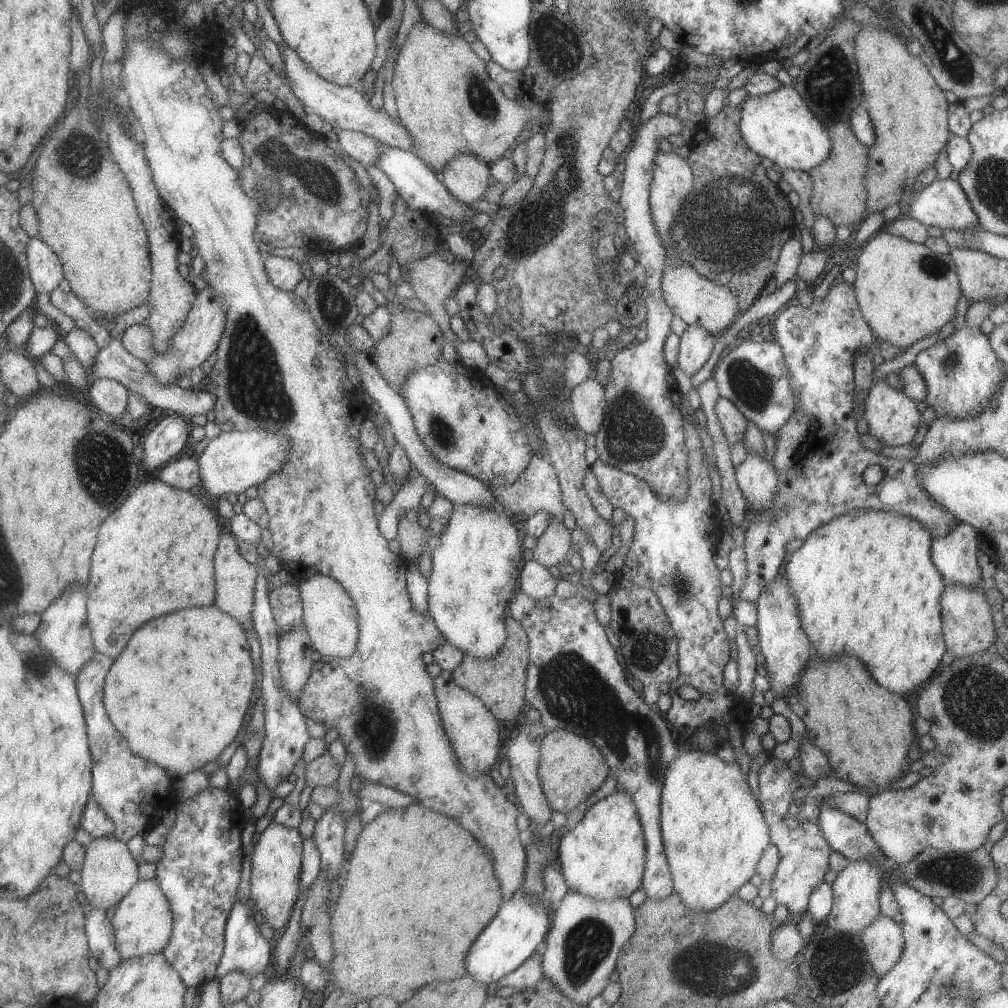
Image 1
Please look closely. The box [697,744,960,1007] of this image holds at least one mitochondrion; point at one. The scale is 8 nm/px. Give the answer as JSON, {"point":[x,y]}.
{"point":[742,971]}

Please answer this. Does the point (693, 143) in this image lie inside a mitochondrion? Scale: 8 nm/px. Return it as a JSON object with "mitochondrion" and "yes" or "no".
{"mitochondrion":"no"}

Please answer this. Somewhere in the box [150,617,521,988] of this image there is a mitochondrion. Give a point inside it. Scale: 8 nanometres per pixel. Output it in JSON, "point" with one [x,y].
{"point":[377,730]}

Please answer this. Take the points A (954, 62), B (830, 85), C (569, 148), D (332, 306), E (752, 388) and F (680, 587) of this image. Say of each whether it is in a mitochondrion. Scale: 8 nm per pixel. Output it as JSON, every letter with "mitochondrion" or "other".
{"A":"mitochondrion","B":"mitochondrion","C":"mitochondrion","D":"mitochondrion","E":"mitochondrion","F":"mitochondrion"}

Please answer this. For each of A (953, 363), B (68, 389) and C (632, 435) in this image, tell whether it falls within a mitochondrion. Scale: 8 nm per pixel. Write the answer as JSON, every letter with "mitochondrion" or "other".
{"A":"mitochondrion","B":"other","C":"mitochondrion"}

